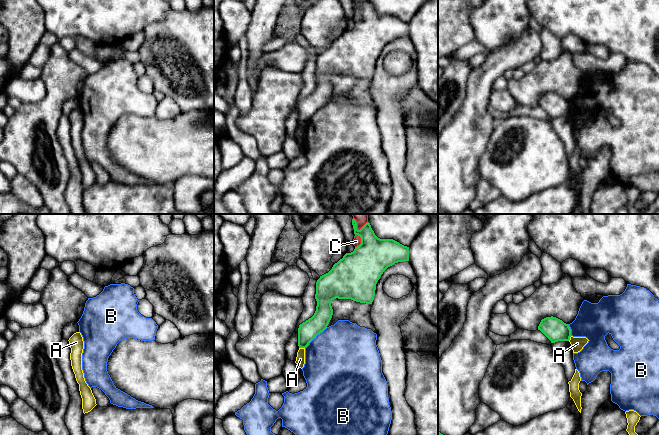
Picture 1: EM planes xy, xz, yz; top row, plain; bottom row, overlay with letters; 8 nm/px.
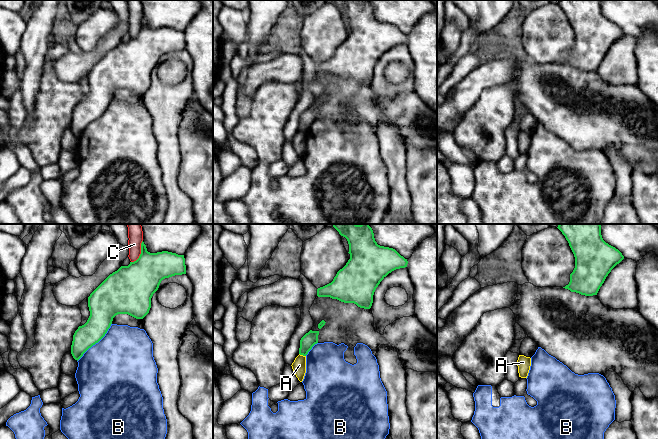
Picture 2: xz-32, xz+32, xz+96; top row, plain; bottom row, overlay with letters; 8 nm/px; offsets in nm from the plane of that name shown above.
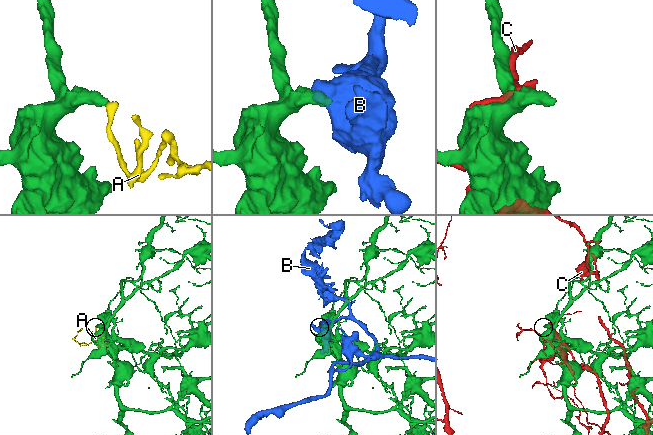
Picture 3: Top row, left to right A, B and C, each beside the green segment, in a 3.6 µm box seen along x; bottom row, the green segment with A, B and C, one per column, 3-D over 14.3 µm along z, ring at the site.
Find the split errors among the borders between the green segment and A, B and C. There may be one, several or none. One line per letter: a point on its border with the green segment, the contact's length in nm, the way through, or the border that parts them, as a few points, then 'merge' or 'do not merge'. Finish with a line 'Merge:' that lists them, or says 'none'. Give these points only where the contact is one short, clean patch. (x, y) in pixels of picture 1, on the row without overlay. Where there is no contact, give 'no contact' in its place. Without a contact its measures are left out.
A: contact xz (302, 123); length 50 nm; border xz (299, 123), (304, 124); do not merge
B: contact xz (315, 113); length 260 nm; do not merge
C: contact xz (361, 17); length 110 nm; do not merge
Merge: none

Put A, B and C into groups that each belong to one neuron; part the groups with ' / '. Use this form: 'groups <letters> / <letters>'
groups A / B / C

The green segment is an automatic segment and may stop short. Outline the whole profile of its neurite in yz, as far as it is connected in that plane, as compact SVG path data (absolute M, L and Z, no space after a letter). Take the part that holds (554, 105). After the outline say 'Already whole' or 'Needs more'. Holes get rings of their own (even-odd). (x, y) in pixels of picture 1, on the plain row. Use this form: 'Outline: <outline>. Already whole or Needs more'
Outline: M553 92L542 95L538 106L540 106L551 119L569 117L571 113L569 101Z. Already whole

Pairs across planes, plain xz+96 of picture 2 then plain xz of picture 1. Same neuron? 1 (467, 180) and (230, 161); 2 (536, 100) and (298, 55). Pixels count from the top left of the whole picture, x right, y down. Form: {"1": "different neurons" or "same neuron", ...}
{"1": "different neurons", "2": "different neurons"}

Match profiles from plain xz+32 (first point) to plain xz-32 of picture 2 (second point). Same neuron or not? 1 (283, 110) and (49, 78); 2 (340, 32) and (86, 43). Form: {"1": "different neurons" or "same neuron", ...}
{"1": "same neuron", "2": "same neuron"}

